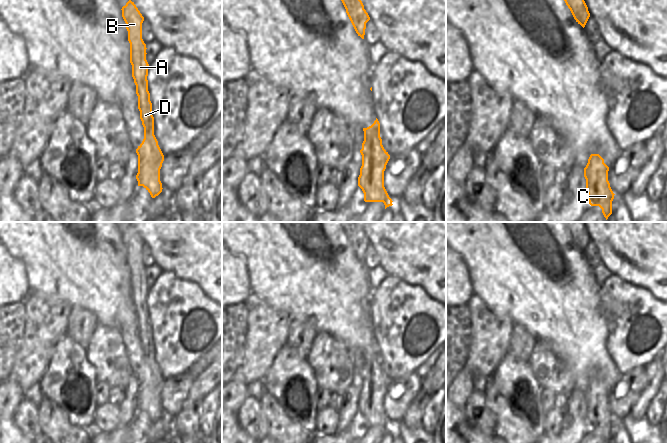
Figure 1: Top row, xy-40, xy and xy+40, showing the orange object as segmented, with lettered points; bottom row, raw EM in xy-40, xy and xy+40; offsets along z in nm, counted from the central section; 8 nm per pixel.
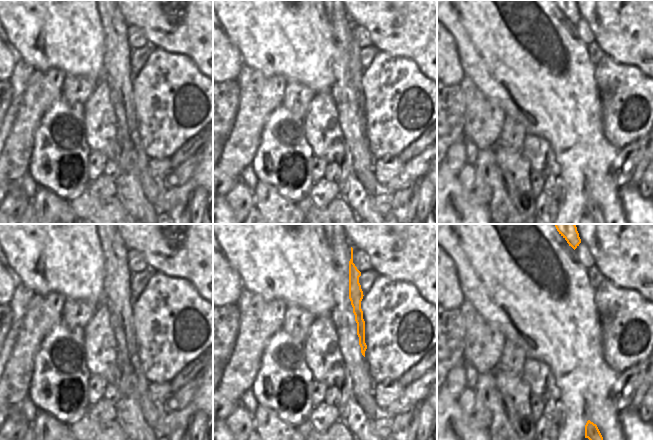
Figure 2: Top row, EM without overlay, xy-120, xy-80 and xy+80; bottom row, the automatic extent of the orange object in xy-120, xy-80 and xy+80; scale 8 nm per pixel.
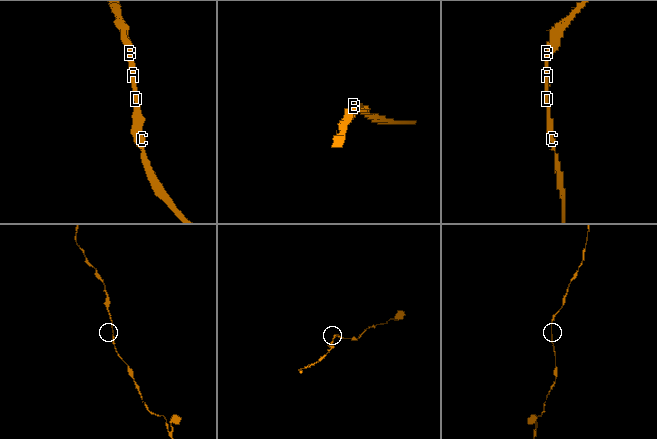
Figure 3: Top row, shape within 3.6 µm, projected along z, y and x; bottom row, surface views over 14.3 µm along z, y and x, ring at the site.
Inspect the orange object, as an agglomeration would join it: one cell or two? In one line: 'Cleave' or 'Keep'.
Keep

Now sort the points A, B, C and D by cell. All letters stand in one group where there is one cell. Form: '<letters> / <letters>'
A B C D

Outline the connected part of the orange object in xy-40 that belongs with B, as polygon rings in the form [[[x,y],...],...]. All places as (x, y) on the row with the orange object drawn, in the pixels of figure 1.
[[[131,0],[121,10],[128,31],[132,77],[136,85],[138,109],[144,127],[144,139],[136,149],[138,155],[136,179],[138,186],[143,186],[151,197],[155,198],[163,189],[160,181],[160,169],[164,161],[164,155],[154,135],[154,117],[147,80],[149,64],[146,60],[146,44],[142,39],[144,17]]]

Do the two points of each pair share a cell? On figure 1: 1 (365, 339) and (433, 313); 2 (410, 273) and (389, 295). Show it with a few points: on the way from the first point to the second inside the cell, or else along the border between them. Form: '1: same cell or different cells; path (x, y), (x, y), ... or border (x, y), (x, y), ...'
1: different cells; border (370, 315), (373, 336), (376, 341)
2: different cells; border (388, 273), (407, 283), (418, 285), (425, 290)

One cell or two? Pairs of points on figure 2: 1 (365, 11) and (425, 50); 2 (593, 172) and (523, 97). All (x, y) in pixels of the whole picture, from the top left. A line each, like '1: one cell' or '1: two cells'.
1: one cell
2: one cell

